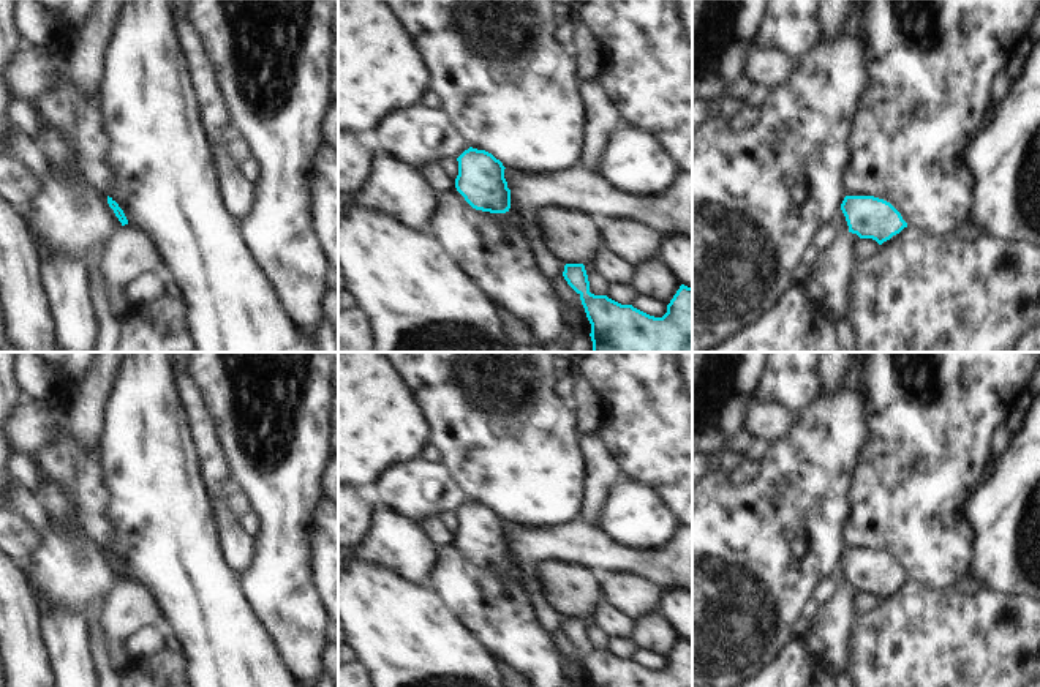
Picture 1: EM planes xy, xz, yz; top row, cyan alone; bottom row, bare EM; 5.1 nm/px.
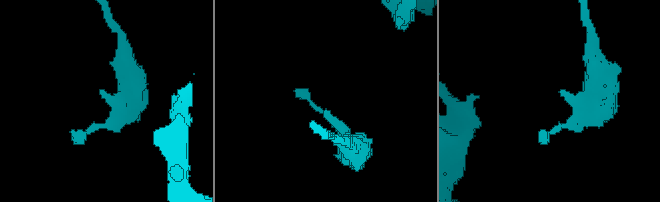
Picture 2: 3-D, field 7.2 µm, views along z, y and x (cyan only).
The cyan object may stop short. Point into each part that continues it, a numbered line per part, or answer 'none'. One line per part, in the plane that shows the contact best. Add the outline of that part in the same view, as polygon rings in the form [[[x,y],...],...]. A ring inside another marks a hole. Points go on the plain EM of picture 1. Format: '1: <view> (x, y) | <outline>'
none

